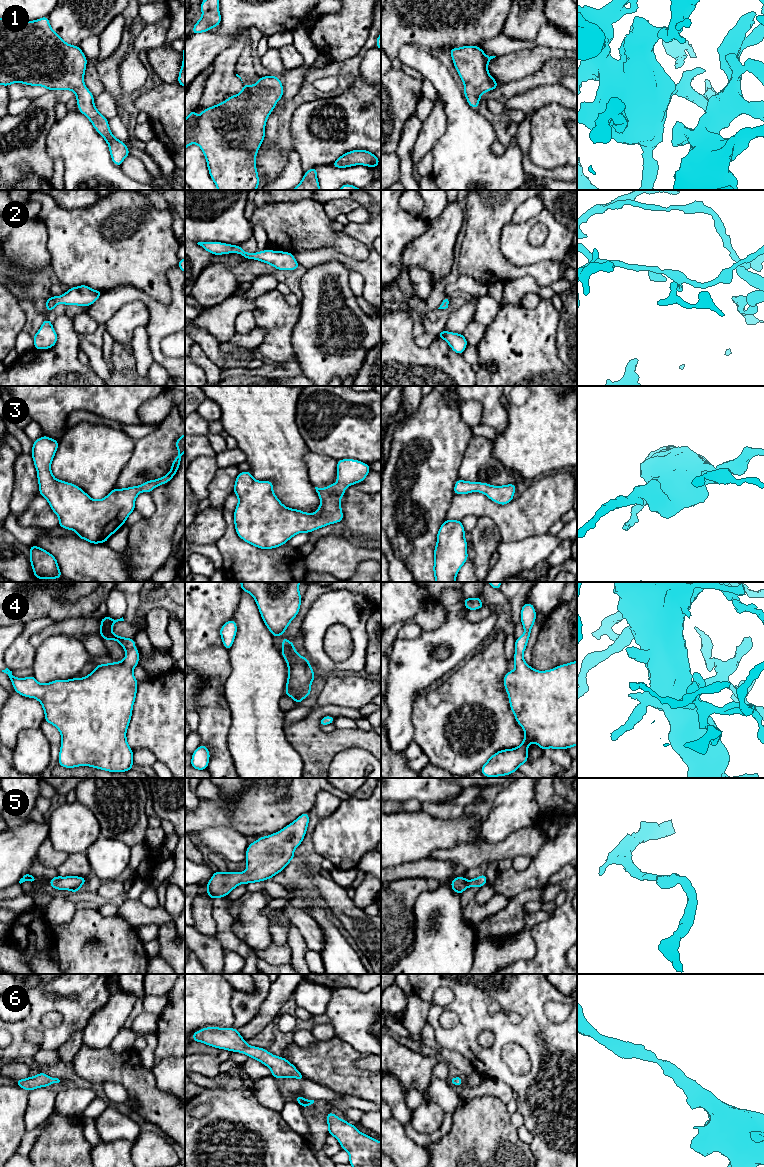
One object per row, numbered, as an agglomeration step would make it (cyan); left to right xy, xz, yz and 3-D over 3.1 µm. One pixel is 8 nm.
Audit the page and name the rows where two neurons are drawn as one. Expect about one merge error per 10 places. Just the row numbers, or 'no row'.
no row

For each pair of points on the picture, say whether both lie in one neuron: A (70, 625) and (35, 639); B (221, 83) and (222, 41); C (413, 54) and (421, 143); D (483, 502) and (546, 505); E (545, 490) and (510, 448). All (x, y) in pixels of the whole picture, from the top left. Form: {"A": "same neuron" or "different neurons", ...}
{"A": "same neuron", "B": "different neurons", "C": "different neurons", "D": "same neuron", "E": "different neurons"}

